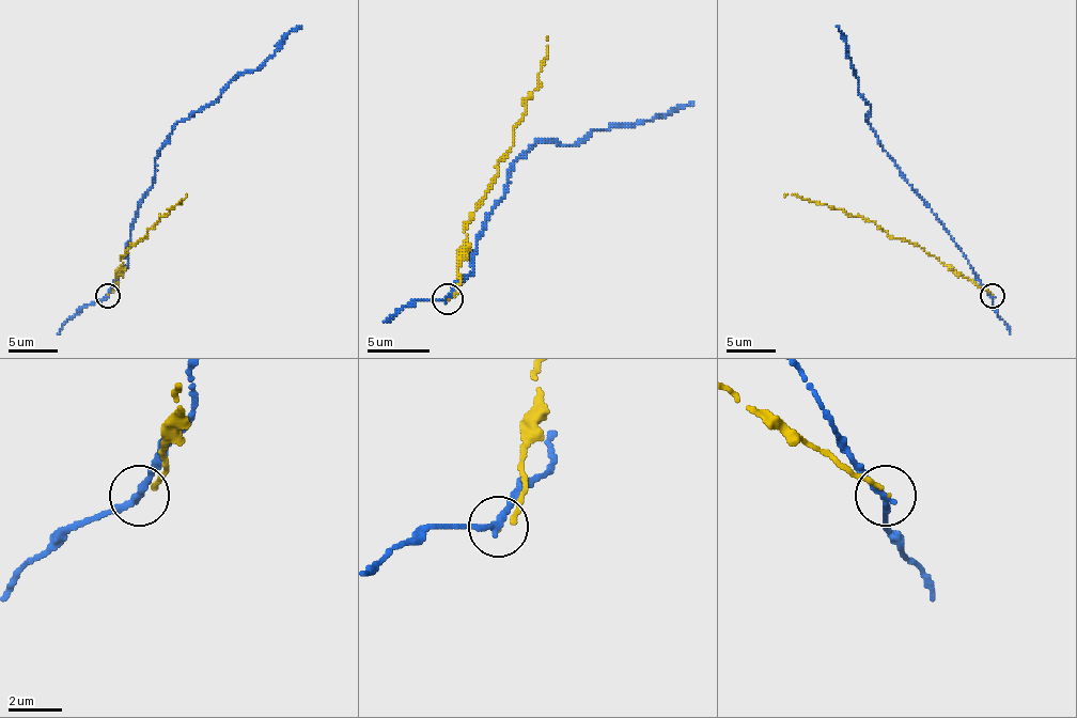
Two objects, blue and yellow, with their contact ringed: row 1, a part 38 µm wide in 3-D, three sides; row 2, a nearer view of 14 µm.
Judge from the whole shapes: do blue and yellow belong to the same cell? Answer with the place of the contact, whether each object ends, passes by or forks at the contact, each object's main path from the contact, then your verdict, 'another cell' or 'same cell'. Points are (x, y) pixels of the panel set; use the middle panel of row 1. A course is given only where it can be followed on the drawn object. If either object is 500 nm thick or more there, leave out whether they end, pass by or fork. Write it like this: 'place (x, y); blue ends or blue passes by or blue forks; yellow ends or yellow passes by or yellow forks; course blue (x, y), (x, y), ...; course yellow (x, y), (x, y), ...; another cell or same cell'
place (448, 299); blue passes by; yellow ends; course blue (449, 299), (473, 268), (508, 173), (532, 145), (575, 145), (591, 129), (643, 123), (692, 102); course yellow (449, 299), (461, 284), (464, 229), (539, 87), (547, 36); another cell

